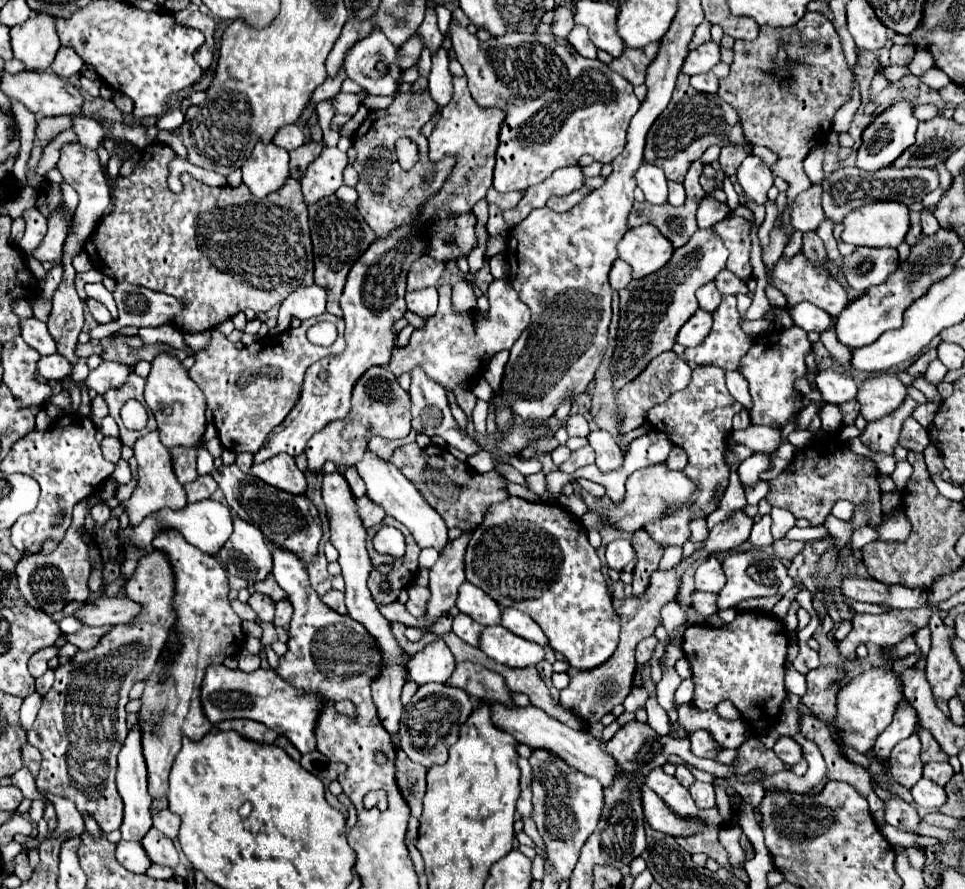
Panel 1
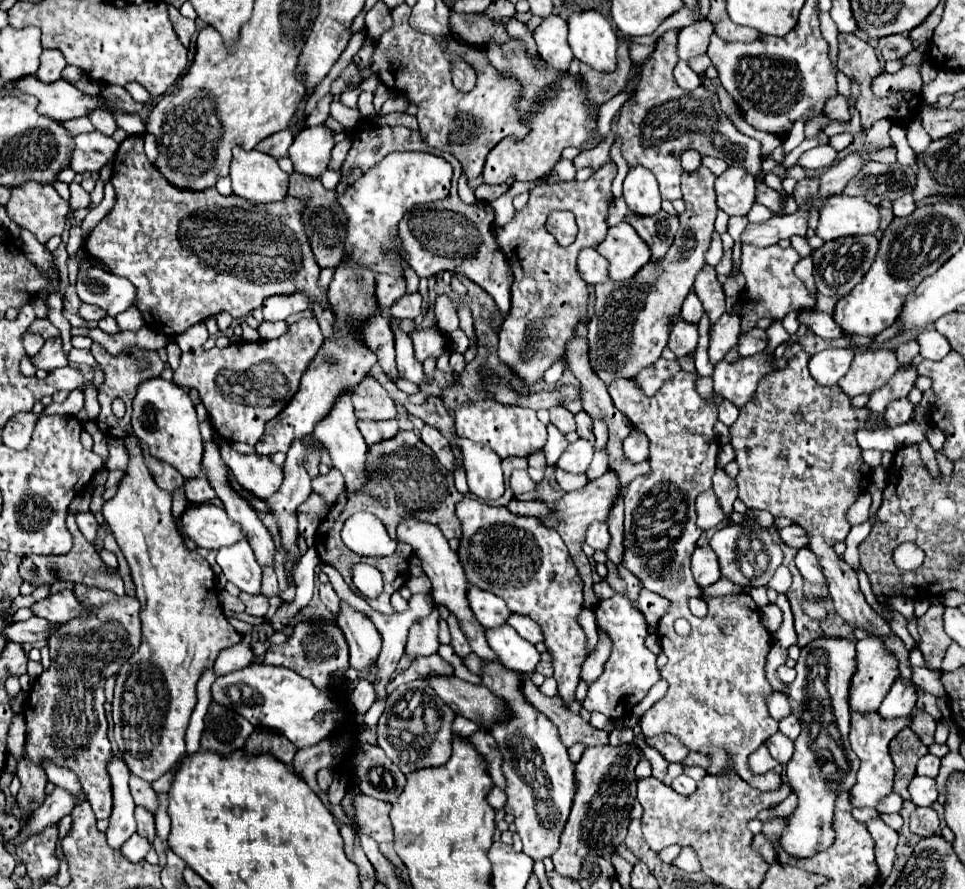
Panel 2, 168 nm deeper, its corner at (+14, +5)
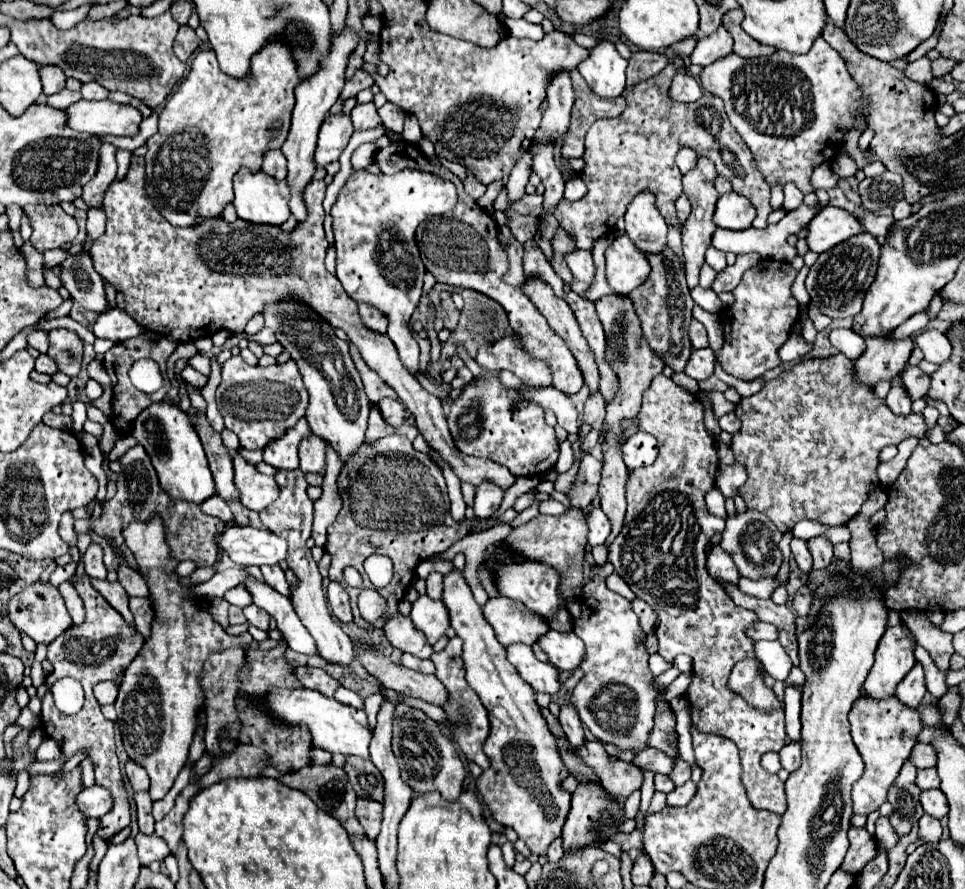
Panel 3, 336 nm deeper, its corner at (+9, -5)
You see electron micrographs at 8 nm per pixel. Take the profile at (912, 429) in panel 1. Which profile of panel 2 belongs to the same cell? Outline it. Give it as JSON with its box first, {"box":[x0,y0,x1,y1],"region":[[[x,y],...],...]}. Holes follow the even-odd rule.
{"box":[884,398,914,428],"region":[[[908,398],[892,402],[886,408],[886,414],[884,414],[886,428],[894,428],[894,426],[900,426],[900,424],[906,424],[912,418],[912,410],[914,410],[914,406],[910,404]]]}

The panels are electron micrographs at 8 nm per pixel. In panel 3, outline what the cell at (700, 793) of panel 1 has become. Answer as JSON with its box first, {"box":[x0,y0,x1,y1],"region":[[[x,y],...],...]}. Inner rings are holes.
{"box":[667,780,697,806],"region":[[[693,780],[685,782],[683,786],[677,786],[669,796],[667,796],[667,806],[685,806],[691,802],[691,798],[695,796],[697,786]]]}

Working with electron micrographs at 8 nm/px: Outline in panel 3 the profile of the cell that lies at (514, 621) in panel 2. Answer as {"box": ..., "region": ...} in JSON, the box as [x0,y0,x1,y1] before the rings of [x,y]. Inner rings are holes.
{"box":[537,630,585,672],"region":[[[549,630],[543,638],[539,638],[537,644],[547,652],[551,664],[559,670],[573,672],[585,658],[585,644],[573,632]]]}

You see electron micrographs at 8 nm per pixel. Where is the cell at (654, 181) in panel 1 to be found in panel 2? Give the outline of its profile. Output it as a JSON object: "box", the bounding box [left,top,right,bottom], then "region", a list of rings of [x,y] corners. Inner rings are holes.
{"box":[624,166,660,214],"region":[[[644,166],[628,170],[624,180],[624,200],[634,214],[656,214],[660,210],[660,190],[654,174]]]}

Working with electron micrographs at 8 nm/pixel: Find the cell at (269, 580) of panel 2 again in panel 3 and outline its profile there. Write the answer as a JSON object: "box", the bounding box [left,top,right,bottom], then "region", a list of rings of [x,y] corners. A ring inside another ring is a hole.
{"box":[261,566,289,594],"region":[[[261,566],[261,572],[271,588],[275,588],[281,594],[289,594],[289,586],[285,582],[285,572],[281,570],[281,566]]]}

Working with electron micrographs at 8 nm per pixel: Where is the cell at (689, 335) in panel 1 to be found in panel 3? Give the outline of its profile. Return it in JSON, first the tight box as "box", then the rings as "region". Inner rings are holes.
{"box":[685,348,715,382],"region":[[[703,348],[703,350],[693,350],[691,360],[685,368],[685,374],[691,376],[693,380],[701,382],[711,378],[715,372],[715,354],[711,348]]]}

